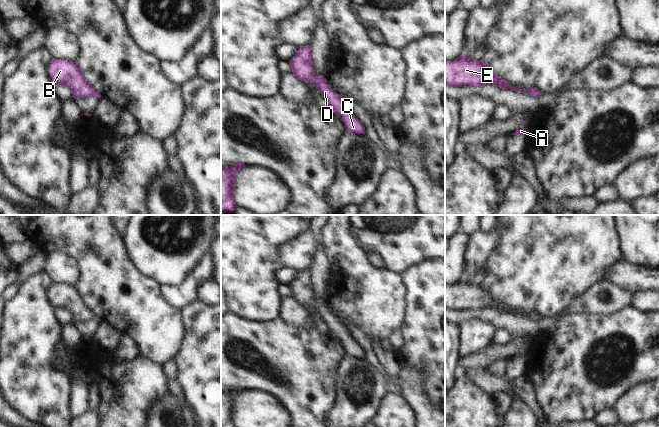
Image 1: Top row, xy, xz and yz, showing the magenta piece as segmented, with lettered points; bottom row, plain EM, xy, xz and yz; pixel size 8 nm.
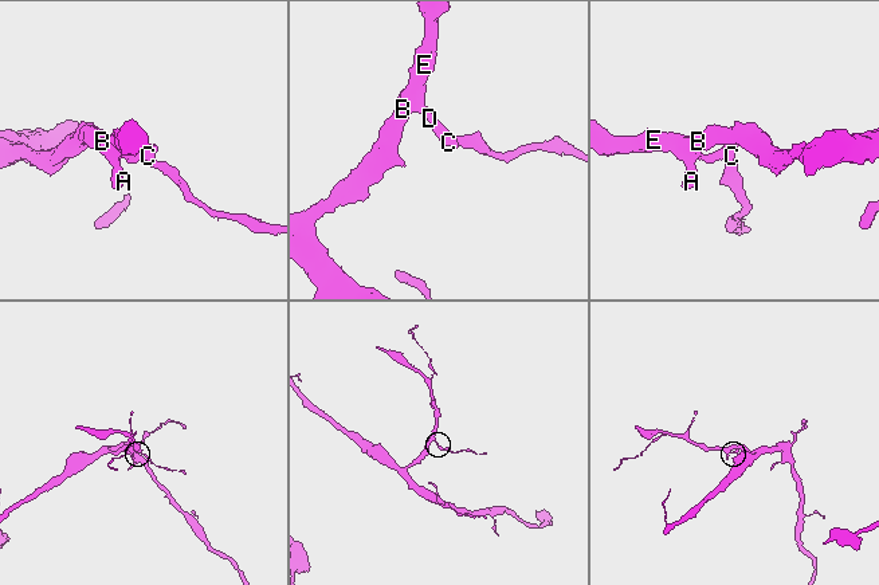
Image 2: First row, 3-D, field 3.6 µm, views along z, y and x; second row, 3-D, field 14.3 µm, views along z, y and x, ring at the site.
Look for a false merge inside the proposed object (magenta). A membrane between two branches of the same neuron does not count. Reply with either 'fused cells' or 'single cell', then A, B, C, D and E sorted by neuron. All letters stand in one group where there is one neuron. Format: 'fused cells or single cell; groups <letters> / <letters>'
single cell; groups A B C D E

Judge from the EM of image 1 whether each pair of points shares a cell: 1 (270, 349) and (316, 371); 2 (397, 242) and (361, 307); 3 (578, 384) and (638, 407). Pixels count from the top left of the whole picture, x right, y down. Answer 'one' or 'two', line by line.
1: one
2: two
3: two

